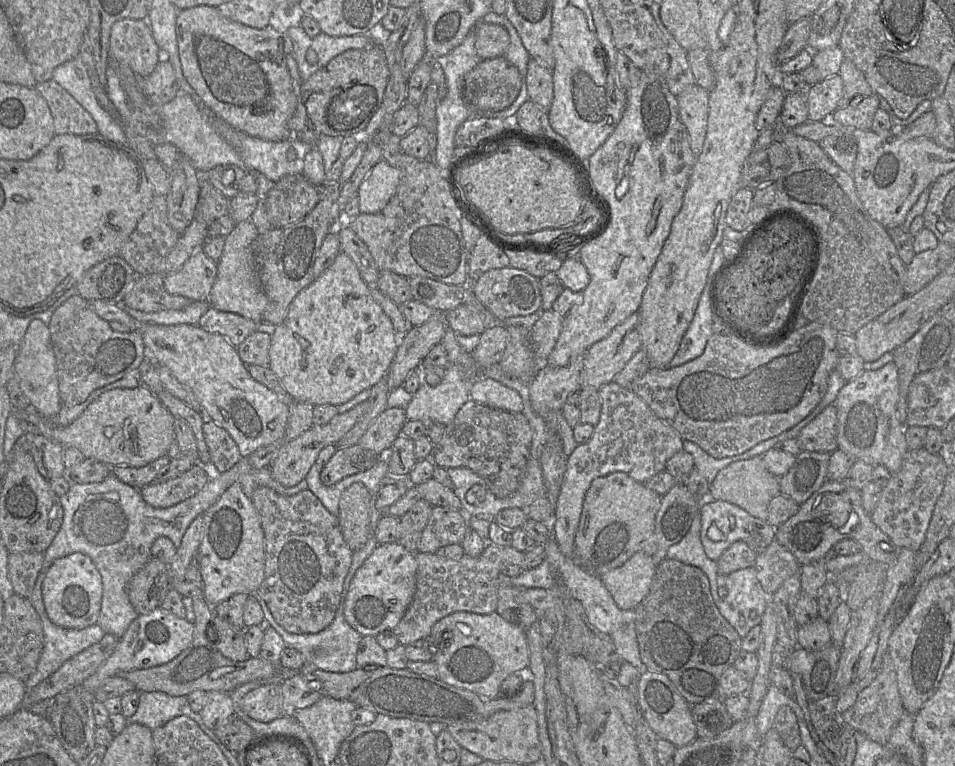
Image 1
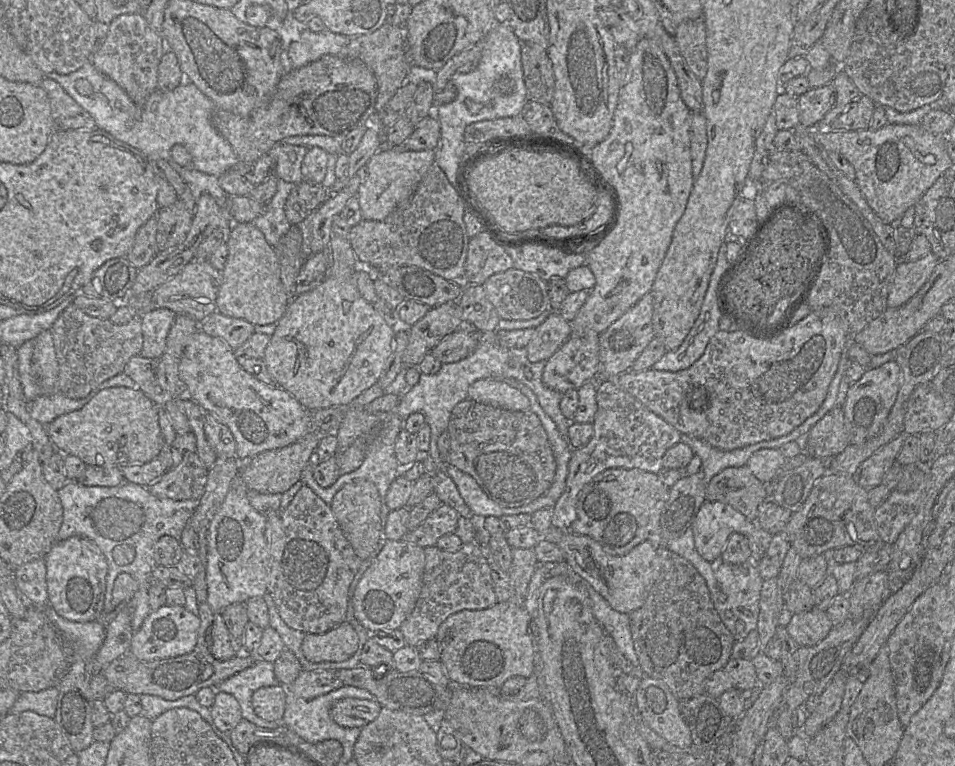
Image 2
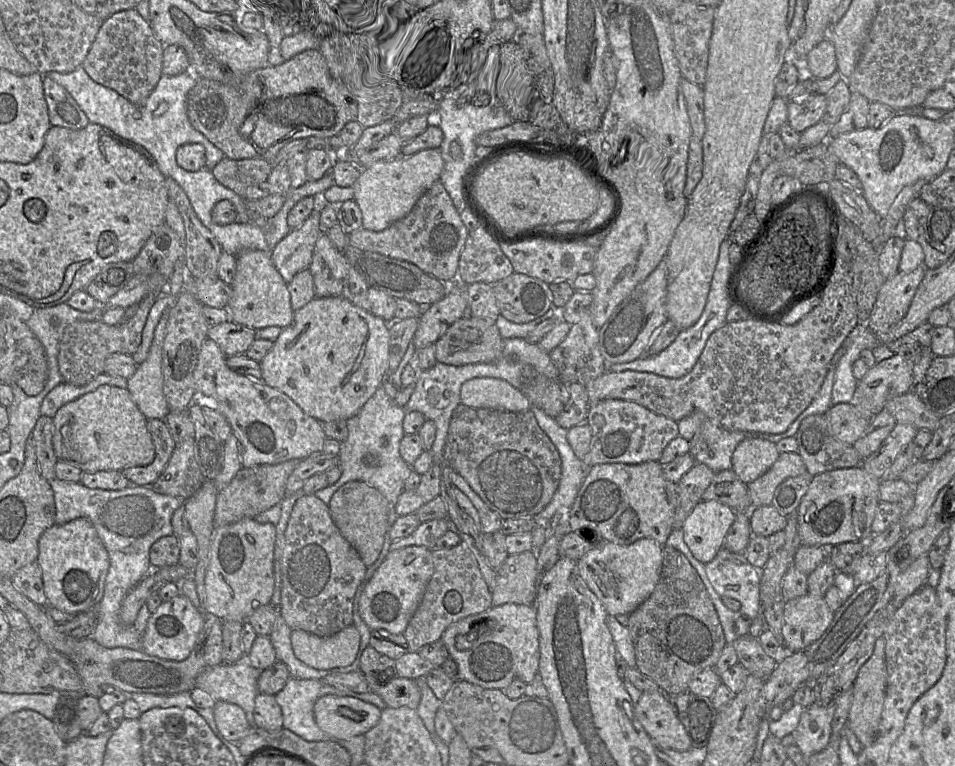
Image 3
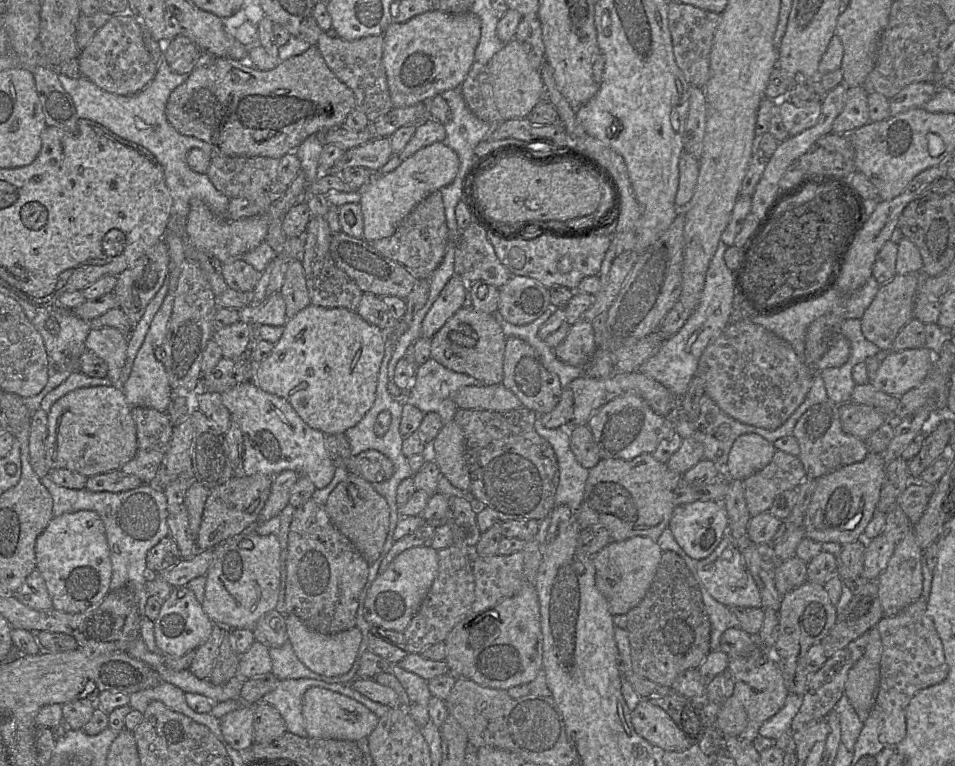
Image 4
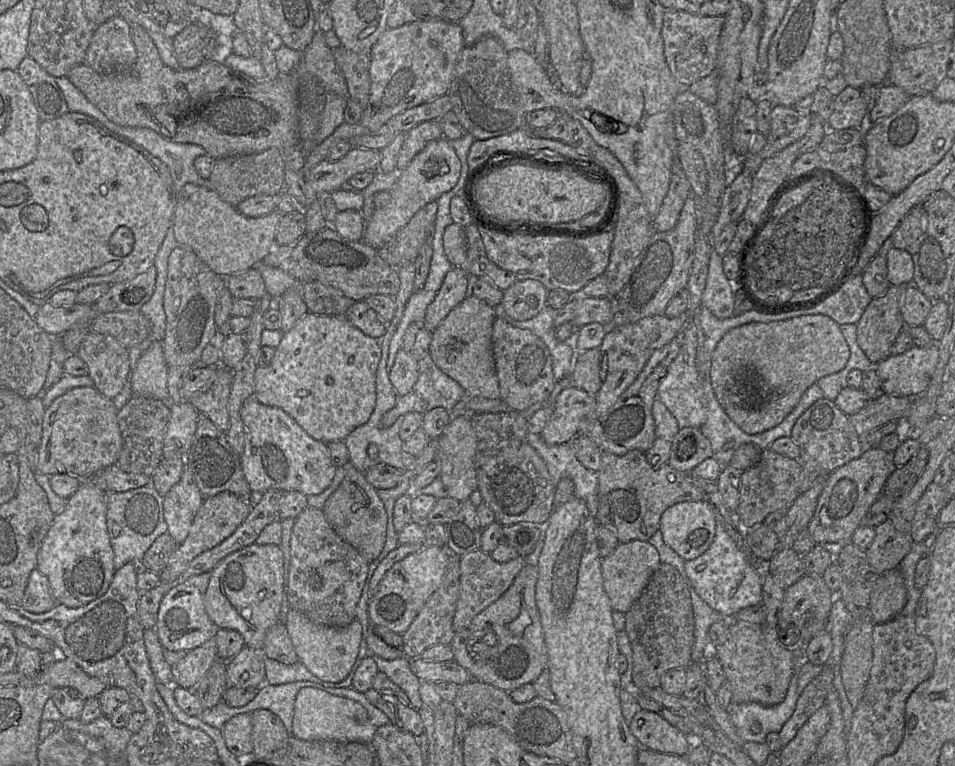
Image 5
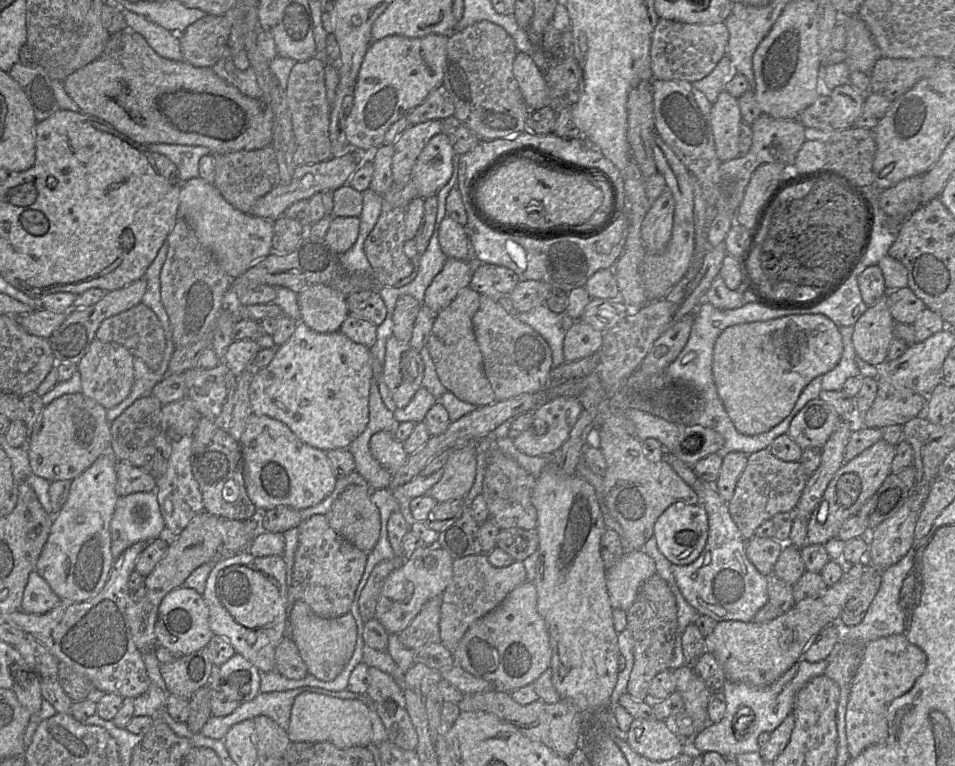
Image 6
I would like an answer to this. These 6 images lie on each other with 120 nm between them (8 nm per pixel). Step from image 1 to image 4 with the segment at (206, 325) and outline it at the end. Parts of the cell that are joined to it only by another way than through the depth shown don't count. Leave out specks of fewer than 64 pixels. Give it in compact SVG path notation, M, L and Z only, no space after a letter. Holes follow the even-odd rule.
M242 319L234 324L215 330L212 339L219 345L224 358L247 356L253 336L252 324Z

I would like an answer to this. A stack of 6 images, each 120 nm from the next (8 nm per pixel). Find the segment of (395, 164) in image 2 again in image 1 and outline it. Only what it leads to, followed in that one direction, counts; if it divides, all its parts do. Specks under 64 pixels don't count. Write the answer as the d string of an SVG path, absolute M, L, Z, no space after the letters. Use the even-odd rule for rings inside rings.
M381 159L358 189L360 213L372 214L381 211L395 194L400 177L399 169Z

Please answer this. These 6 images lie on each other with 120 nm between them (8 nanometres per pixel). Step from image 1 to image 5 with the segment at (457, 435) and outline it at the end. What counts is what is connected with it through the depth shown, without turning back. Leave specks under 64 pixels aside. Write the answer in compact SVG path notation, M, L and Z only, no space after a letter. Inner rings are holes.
M508 410L498 413L469 413L477 437L475 467L478 490L483 502L494 512L495 521L502 526L517 523L545 525L554 510L555 488L547 466L528 441L528 419L520 412Z

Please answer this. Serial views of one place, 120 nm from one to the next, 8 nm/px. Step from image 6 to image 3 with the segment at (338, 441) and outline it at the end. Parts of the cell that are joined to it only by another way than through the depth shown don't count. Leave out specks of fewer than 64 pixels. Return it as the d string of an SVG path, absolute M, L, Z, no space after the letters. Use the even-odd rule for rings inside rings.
M314 297L294 311L292 323L283 328L273 347L259 362L262 381L291 398L319 422L347 420L374 395L388 374L389 323L342 297Z

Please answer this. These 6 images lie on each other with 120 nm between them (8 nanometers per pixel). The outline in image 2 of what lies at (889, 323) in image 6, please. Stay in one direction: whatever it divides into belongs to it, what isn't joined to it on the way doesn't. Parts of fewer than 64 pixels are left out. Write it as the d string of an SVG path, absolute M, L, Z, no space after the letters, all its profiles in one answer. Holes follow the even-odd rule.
M932 252L916 261L898 260L887 307L896 308L908 302L927 282L939 261Z

